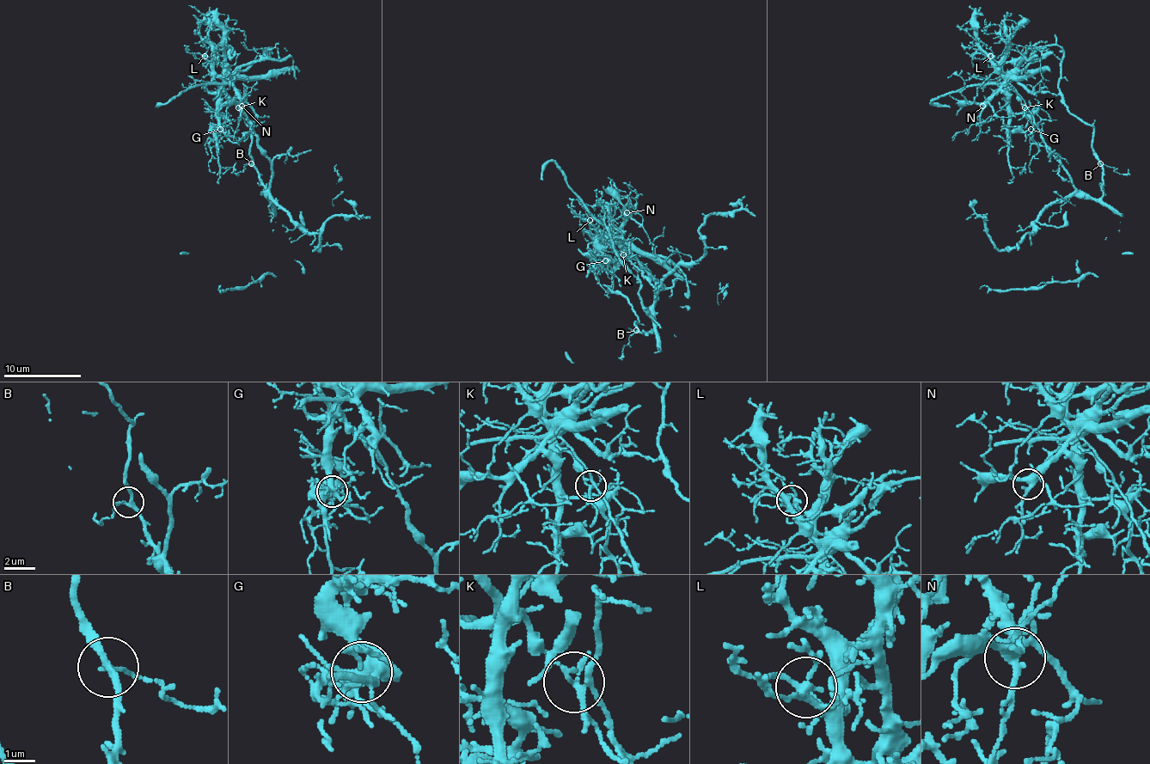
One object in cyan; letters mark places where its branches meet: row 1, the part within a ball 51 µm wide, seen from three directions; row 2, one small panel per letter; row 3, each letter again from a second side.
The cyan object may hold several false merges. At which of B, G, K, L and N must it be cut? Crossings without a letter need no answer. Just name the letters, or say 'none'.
K

